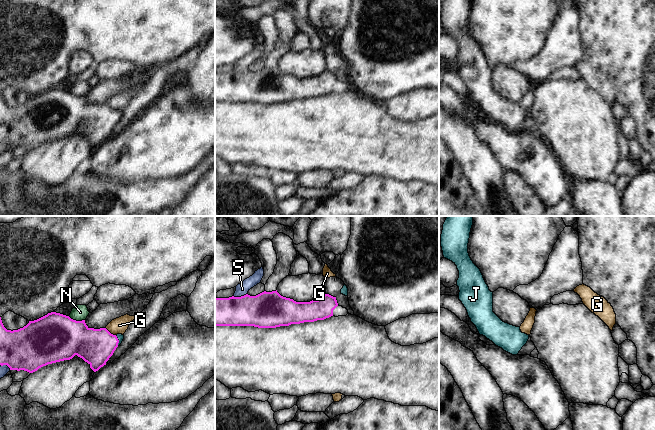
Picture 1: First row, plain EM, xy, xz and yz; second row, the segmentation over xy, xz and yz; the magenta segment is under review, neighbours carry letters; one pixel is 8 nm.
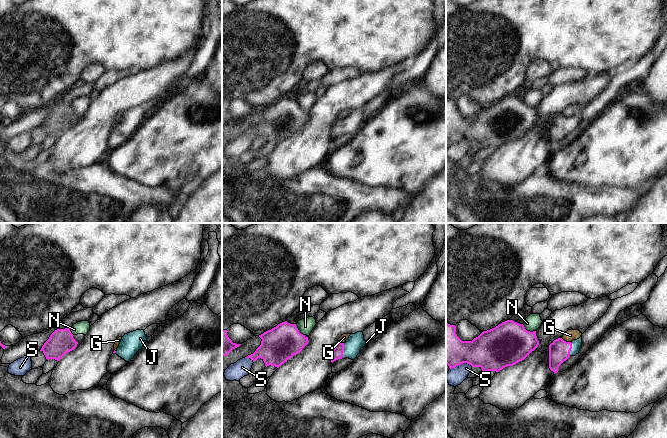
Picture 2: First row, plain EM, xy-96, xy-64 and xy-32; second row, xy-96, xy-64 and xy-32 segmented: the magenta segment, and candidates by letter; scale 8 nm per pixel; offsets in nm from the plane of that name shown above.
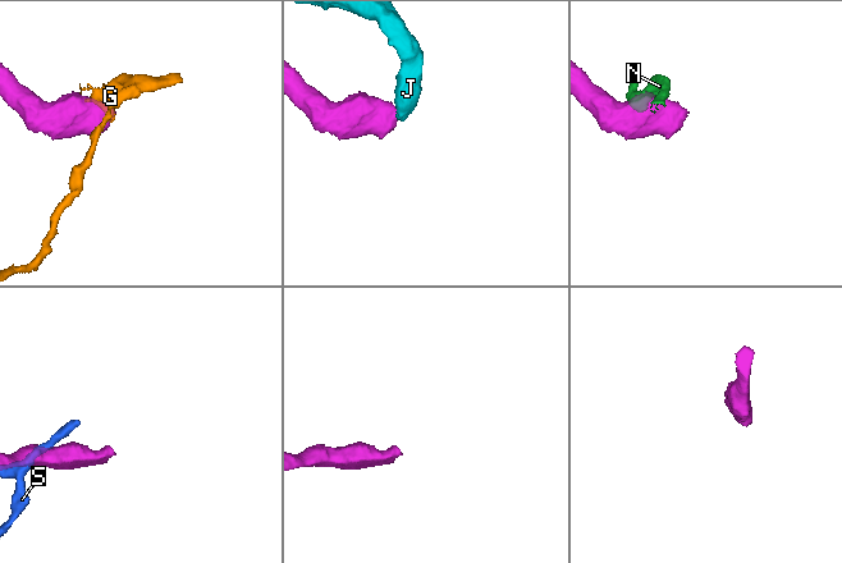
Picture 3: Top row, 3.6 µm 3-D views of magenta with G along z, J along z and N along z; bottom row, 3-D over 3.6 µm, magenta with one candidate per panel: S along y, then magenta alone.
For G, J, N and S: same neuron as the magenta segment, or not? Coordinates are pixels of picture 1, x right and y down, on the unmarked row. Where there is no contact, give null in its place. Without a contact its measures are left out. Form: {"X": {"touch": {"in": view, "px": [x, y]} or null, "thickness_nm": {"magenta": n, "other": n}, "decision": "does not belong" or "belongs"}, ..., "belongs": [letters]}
{"G": {"touch": {"in": "xy", "px": [109, 108]}, "thickness_nm": {"magenta": 280, "other": 130}, "decision": "does not belong"}, "J": {"touch": {"in": "xy", "px": [118, 116]}, "thickness_nm": {"magenta": 280, "other": 50}, "decision": "belongs"}, "N": {"touch": {"in": "xy", "px": [75, 96]}, "thickness_nm": {"magenta": 380, "other": 130}, "decision": "does not belong"}, "S": {"touch": {"in": "xz", "px": [239, 73]}, "thickness_nm": {"magenta": 280, "other": 100}, "decision": "does not belong"}, "belongs": ["J"]}

